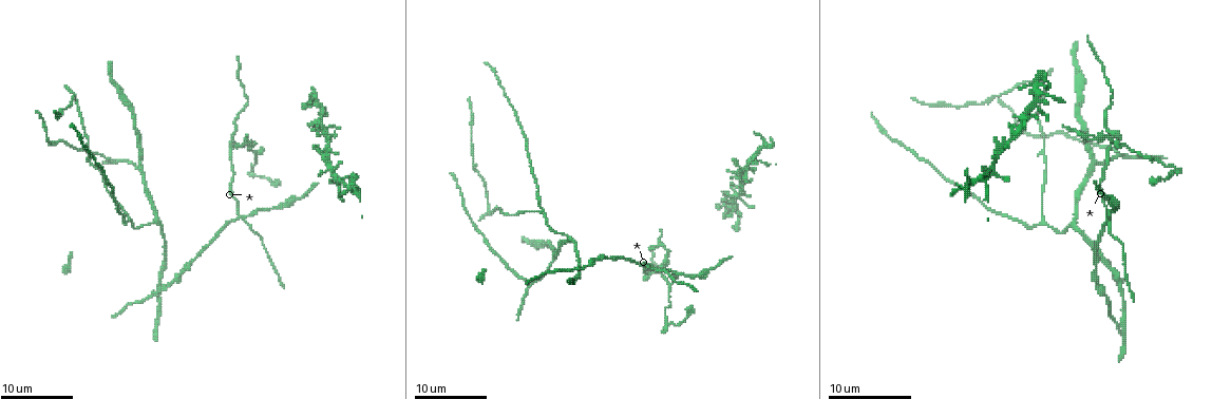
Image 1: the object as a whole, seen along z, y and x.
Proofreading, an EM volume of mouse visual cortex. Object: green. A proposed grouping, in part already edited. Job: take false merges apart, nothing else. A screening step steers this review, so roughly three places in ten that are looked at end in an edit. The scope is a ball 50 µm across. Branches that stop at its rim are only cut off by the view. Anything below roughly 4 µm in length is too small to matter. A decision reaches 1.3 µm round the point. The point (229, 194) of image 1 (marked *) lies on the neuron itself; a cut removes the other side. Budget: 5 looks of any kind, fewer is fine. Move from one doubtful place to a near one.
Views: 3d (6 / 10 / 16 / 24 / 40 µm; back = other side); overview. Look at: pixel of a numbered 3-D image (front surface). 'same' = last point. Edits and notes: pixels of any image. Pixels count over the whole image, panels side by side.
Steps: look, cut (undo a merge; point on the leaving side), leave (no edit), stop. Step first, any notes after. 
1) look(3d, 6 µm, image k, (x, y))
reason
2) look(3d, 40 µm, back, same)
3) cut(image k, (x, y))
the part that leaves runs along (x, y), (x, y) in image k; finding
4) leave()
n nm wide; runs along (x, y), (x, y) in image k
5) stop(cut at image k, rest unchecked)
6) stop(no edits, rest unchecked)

look(3d, 10 µm, image 1, (238, 217))
looks like a crossing

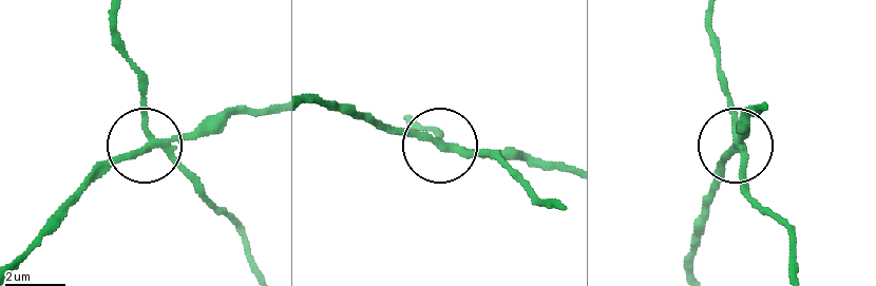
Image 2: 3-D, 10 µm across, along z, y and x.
cut(image 2, (198, 132))
220 nm wide; the part that leaves runs along (153, 145), (117, 160), (19, 259) in image 2; two neurons meet here

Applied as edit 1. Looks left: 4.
look(3d, 10 µm, image 1, (156, 219))
a fork

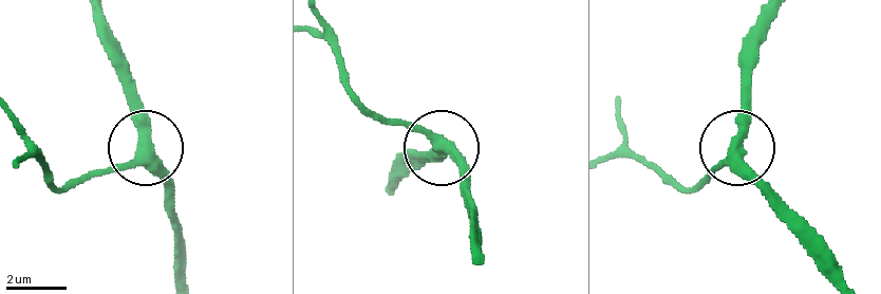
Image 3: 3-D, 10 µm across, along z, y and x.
leave()
360 nm wide; one neuron here

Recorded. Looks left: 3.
look(3d, 10 µm, image 1, (1097, 161))
three arms meet

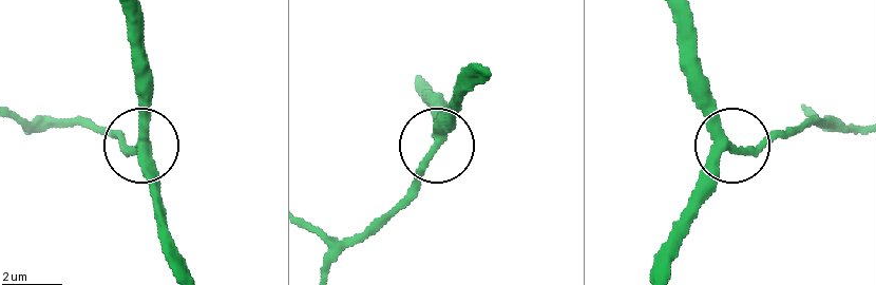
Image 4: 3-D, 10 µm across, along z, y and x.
look(3d, 10 µm, back, image 4, (734, 145))

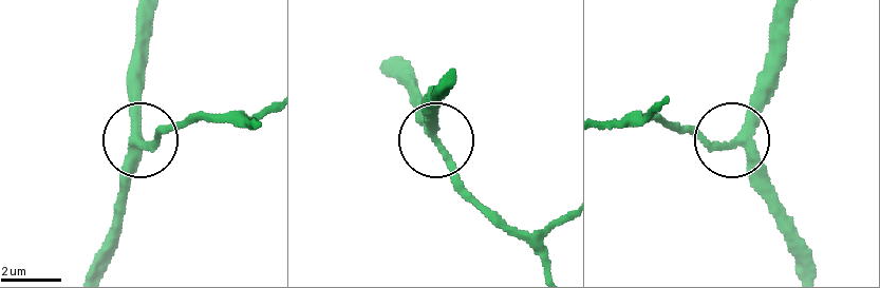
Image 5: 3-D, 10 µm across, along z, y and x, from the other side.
leave()
side arm 17 µm; one neuron here

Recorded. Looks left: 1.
stop(cut at image 2, rest unchecked)

